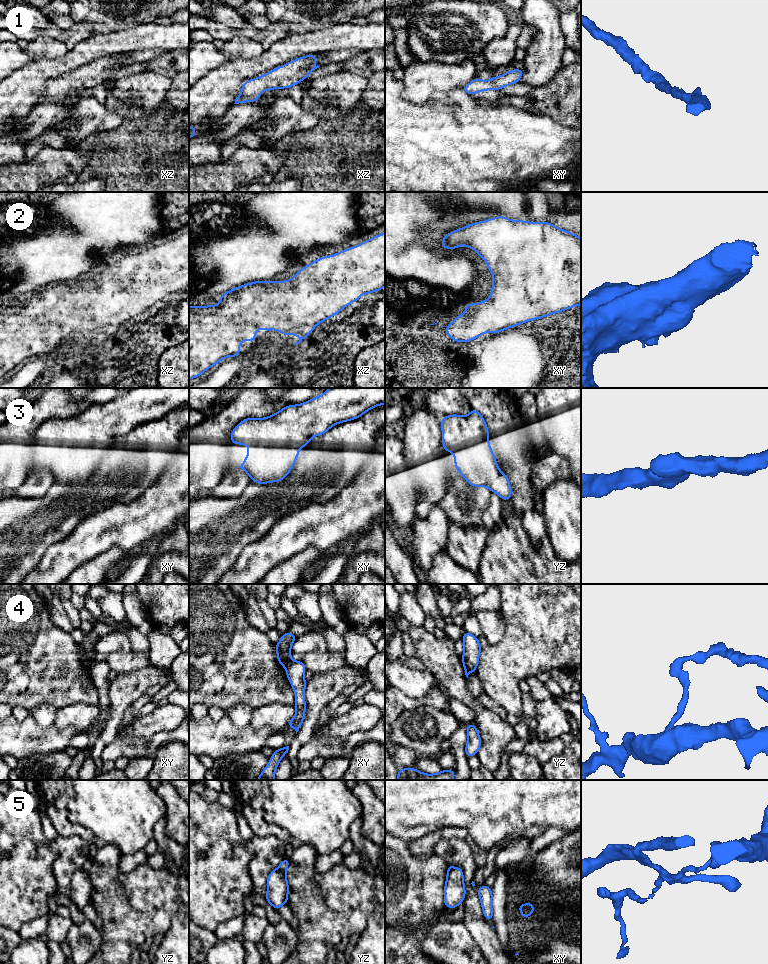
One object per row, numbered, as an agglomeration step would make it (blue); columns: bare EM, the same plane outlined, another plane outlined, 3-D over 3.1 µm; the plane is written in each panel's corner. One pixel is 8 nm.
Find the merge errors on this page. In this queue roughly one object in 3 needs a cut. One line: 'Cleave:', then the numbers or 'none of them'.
Cleave: 4, 5

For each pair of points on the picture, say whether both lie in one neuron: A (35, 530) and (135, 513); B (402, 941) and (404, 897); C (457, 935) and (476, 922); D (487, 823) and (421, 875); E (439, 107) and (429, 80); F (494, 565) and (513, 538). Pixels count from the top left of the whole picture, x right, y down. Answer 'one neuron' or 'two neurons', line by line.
A: two neurons
B: two neurons
C: two neurons
D: two neurons
E: two neurons
F: one neuron

